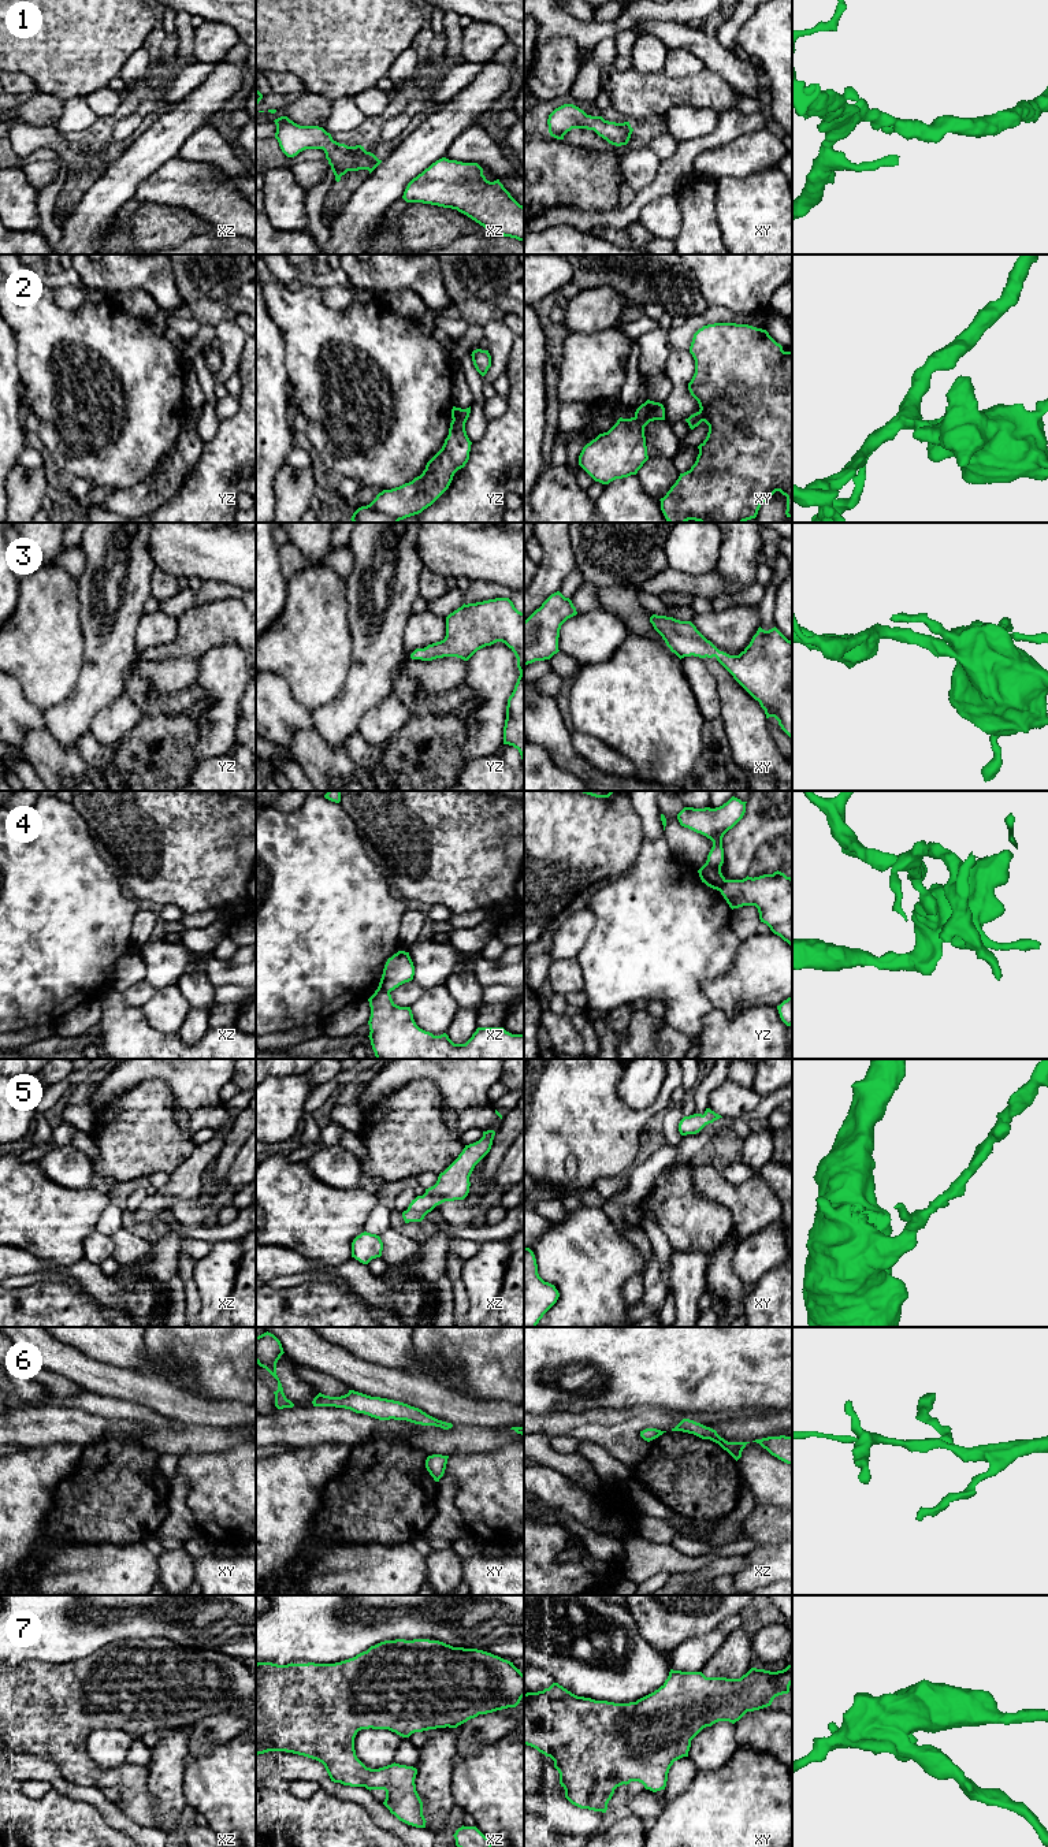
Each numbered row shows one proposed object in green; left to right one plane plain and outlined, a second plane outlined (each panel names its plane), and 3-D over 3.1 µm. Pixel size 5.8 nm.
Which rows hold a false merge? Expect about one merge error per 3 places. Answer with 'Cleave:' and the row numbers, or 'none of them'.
Cleave: 2, 4

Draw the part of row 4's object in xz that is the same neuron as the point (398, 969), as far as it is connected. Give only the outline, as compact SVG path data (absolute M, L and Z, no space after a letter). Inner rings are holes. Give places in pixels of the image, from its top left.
M398 951L387 959L378 988L391 992L399 985L412 981L413 975L415 966L409 952Z

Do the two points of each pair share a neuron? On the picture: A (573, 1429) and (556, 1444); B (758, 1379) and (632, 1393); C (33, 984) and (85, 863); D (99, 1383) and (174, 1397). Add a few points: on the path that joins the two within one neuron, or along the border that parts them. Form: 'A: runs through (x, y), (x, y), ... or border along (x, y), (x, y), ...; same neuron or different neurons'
A: border along (550, 1437), (576, 1437), (583, 1439); different neurons
B: runs through (727, 1378), (664, 1378); same neuron
C: runs through (37, 954), (37, 911), (55, 894); same neuron
D: runs through (118, 1383), (155, 1392); same neuron

